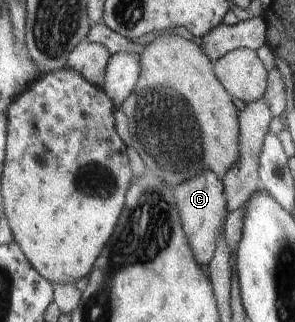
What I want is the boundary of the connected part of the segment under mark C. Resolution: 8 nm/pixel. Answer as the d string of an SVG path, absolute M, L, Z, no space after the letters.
M206 169L202 171L202 174L197 174L195 177L176 185L174 189L183 225L191 240L192 248L195 250L197 261L207 267L215 257L221 233L229 215L225 184L212 169Z

